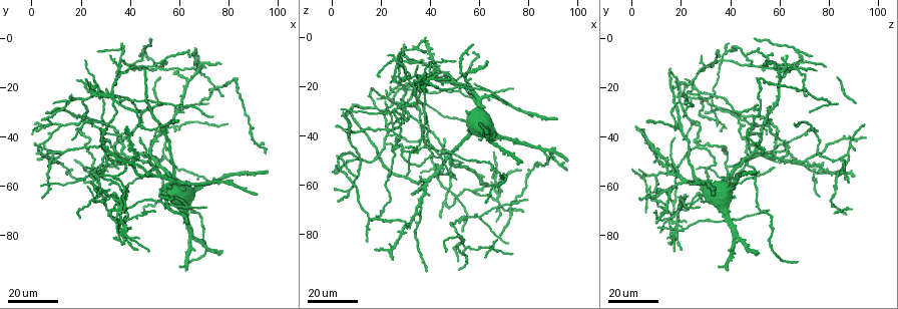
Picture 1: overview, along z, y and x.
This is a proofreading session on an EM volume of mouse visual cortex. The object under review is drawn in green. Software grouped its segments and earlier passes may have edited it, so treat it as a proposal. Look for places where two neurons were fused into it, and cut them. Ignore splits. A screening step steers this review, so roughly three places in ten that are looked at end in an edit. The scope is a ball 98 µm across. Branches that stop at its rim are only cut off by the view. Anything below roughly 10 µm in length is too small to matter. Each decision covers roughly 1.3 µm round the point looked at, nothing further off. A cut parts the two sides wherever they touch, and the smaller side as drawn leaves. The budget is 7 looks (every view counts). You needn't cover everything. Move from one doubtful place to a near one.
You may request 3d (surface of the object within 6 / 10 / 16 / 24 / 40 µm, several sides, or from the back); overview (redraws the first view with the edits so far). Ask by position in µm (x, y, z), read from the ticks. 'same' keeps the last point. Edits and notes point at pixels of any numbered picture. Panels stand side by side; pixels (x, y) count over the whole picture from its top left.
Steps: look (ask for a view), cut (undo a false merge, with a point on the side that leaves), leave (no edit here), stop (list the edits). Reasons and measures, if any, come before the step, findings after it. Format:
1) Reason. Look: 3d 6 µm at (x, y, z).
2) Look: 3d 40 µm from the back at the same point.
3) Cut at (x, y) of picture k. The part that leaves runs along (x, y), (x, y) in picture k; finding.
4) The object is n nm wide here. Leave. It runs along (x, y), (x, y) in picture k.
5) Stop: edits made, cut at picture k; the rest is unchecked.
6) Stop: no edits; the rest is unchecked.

Look: 3d 24 µm at (40, 10, 48).

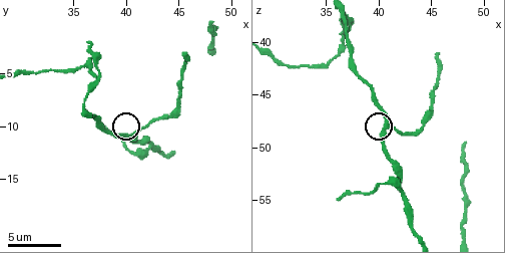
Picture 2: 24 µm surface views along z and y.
Zoom in. Look: 3d 6 µm at (40.8, 10.4, 47.8).

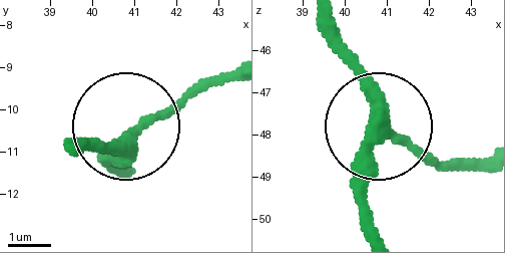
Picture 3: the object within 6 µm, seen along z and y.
Look: 3d 6 µm from the back at (40.85, 10.65, 47.75).

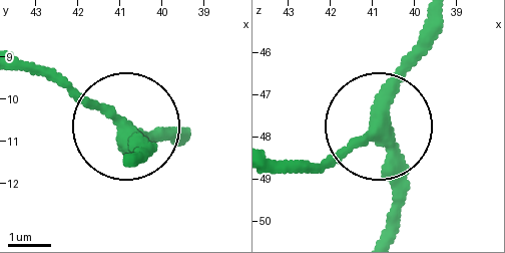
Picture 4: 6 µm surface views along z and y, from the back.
The object is 340 nm wide here. Leave. It runs along (381, 234), (395, 191), (385, 137), (302, 166) in picture 4; all the same neuron.

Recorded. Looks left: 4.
Three-way junction. Look: 3d 16 µm at (58, 35, 73).

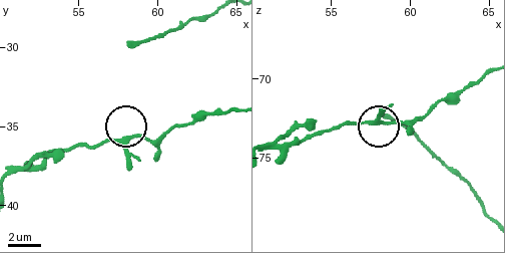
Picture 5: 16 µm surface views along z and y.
Look: 3d 10 µm at (57.0, 35.8, 72.8).

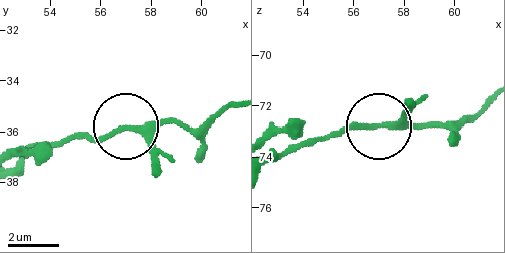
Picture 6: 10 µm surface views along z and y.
Leave. Continuous, no second neuron.

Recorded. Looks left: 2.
Four or more arms meet. Look: 3d 16 µm at (15, 54, 73).

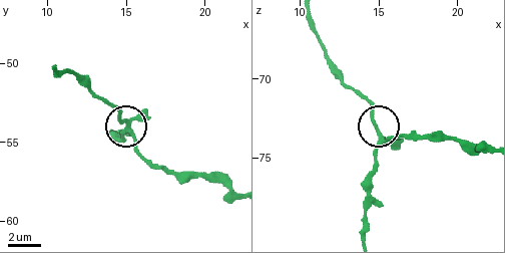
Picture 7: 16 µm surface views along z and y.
Look: 3d 6 µm at (15.2, 54.3, 74.0).

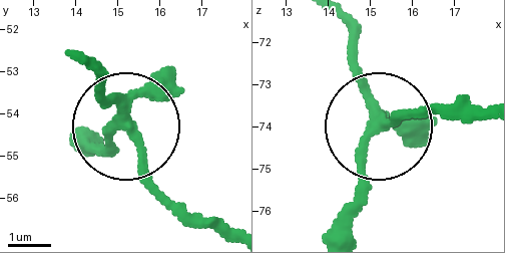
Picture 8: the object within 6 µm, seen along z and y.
4 arms meet here. Leave. It runs along (78, 60), (114, 114), (100, 147) in picture 8; continuous, no second neuron.

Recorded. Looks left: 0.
Stop: no edits; the rest is unchecked.

